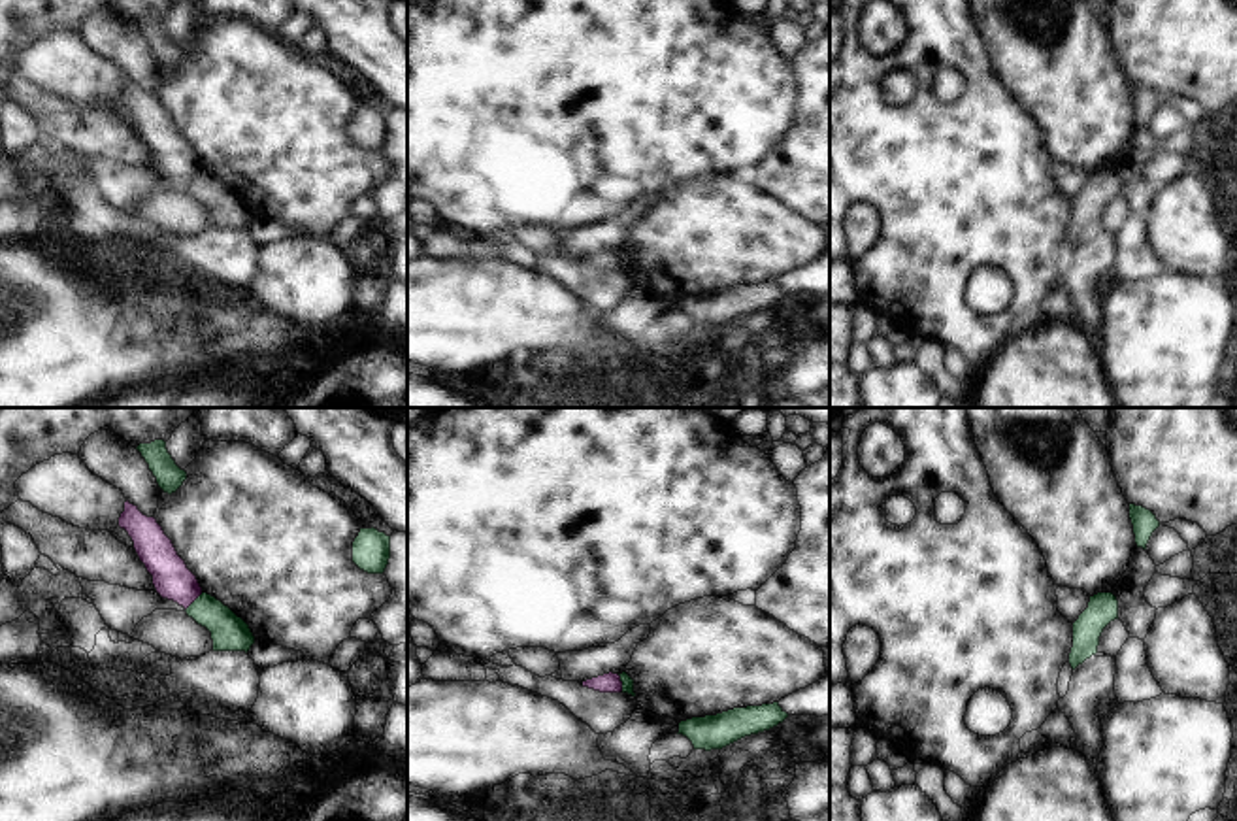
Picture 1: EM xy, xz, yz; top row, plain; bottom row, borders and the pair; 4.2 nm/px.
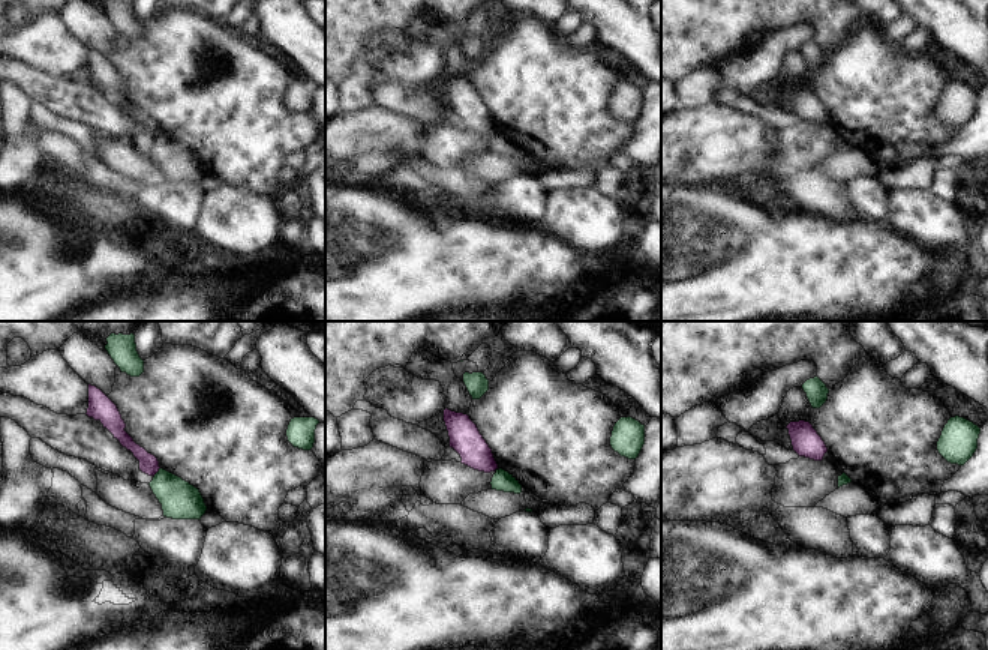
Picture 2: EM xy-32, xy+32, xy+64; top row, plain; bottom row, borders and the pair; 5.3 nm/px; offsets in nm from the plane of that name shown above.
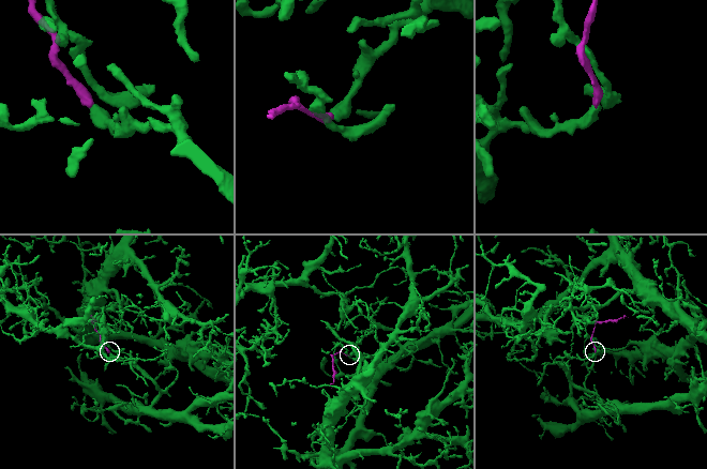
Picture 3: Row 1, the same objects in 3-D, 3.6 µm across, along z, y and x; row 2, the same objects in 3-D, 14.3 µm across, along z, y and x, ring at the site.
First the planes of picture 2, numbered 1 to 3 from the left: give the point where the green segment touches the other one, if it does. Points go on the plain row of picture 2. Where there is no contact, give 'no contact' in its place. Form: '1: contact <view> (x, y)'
1: contact xy-32 (156, 135)
2: no contact
3: no contact

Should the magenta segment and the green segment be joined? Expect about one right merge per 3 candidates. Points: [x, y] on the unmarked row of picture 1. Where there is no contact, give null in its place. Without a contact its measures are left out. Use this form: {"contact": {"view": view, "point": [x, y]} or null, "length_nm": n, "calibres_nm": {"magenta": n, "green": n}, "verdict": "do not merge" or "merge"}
{"contact": {"view": "xy", "point": [193, 178]}, "length_nm": 110, "calibres_nm": {"magenta": 160, "green": 160}, "verdict": "do not merge"}

